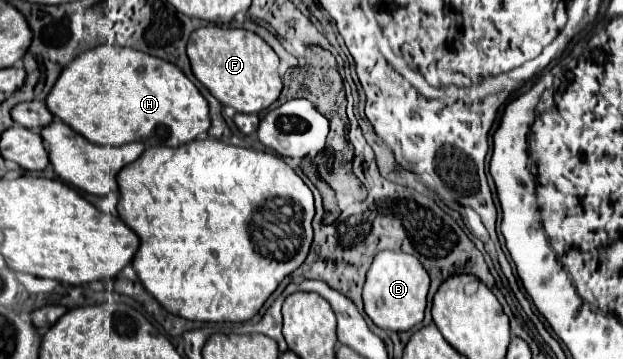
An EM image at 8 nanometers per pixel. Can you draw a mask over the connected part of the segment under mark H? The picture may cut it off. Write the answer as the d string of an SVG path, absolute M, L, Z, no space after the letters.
M101 45L81 53L73 59L55 81L47 95L49 111L97 145L125 145L131 141L145 141L145 147L165 145L177 147L197 139L209 129L209 107L199 89L173 63L147 55L131 47Z

